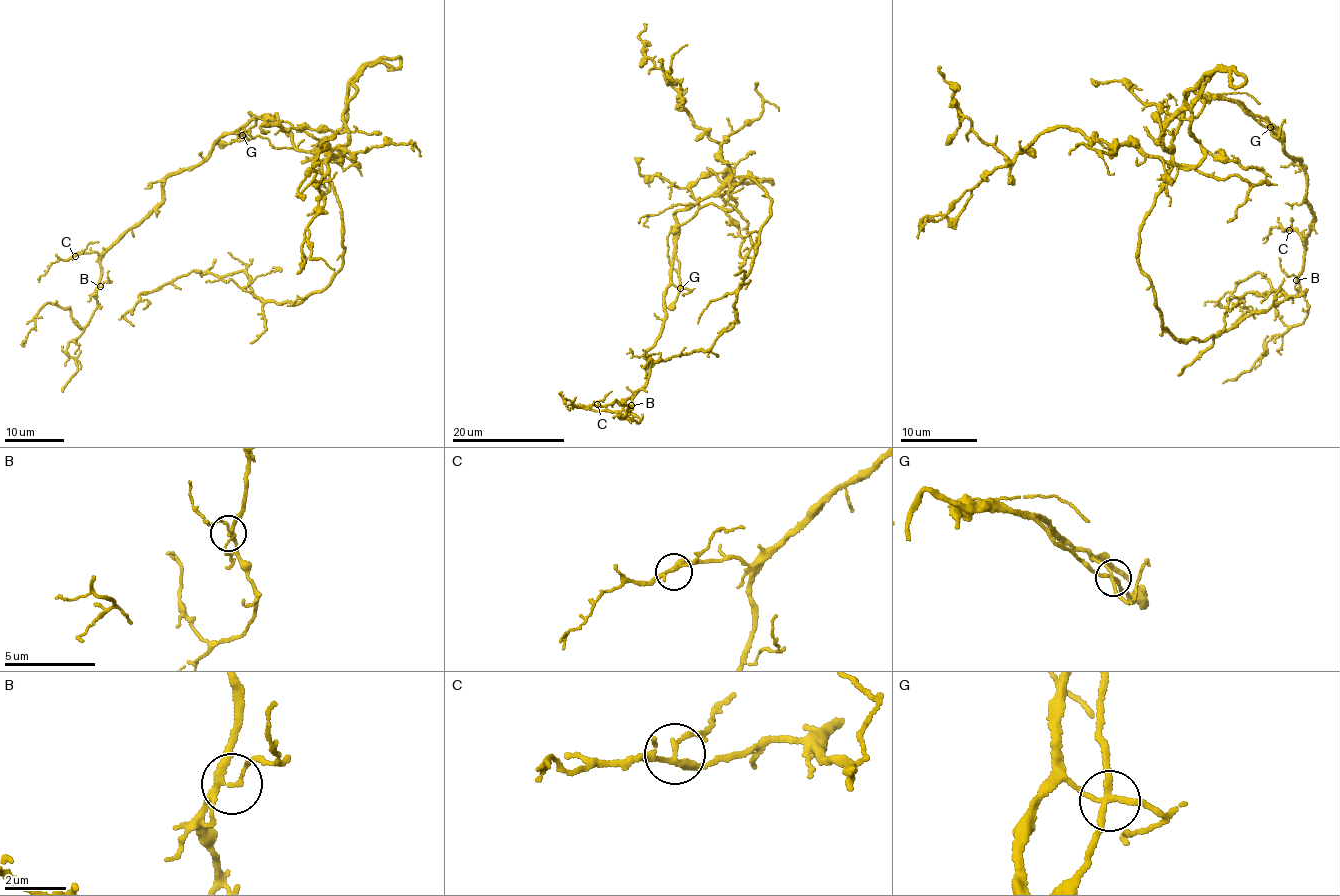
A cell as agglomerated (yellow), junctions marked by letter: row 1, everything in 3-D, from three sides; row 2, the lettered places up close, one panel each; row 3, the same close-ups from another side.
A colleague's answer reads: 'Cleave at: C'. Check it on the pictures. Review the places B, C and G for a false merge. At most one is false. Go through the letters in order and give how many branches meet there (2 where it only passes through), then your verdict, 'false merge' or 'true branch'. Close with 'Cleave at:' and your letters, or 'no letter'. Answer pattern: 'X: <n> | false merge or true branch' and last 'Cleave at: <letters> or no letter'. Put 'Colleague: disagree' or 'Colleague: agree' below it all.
B: 4 | true branch
C: 4 | true branch
G: 4 | true branch
Cleave at: no letter
Colleague: disagree

